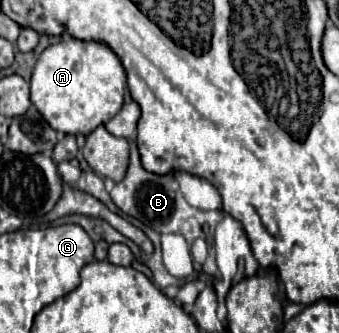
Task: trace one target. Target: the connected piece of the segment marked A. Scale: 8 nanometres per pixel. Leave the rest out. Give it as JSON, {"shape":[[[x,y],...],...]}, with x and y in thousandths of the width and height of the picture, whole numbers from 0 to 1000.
{"shape":[[[195,114],[195,126],[147,132],[118,174],[106,180],[94,240],[88,240],[88,300],[112,324],[112,336],[130,348],[130,360],[165,390],[189,402],[248,402],[260,408],[283,378],[313,372],[366,306],[372,276],[372,216],[360,204],[354,174],[330,156],[324,138],[307,126],[254,126],[230,114]]]}

